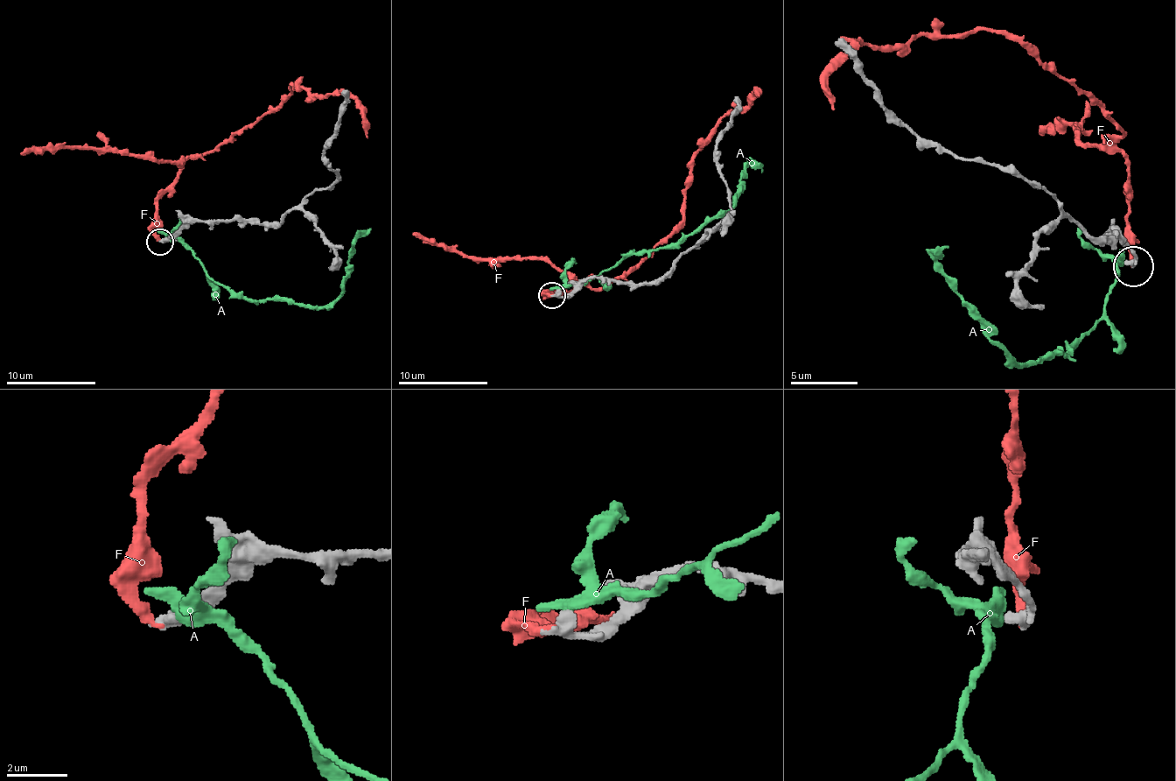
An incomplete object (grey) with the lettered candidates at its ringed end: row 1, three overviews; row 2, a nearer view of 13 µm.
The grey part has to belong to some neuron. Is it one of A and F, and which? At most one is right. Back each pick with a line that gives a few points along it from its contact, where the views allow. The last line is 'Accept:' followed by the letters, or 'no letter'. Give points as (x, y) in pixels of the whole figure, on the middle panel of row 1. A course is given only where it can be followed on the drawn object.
Accept: no letter

